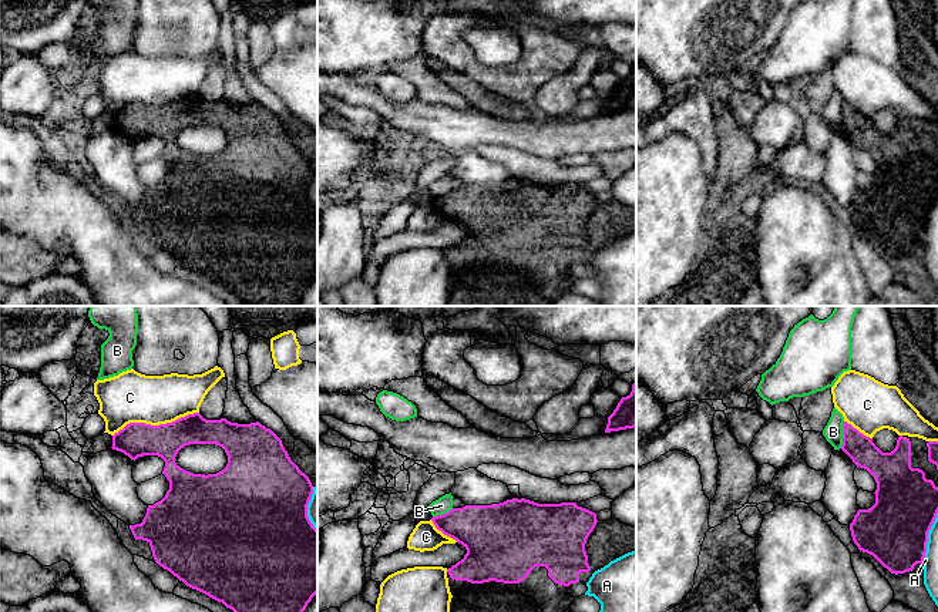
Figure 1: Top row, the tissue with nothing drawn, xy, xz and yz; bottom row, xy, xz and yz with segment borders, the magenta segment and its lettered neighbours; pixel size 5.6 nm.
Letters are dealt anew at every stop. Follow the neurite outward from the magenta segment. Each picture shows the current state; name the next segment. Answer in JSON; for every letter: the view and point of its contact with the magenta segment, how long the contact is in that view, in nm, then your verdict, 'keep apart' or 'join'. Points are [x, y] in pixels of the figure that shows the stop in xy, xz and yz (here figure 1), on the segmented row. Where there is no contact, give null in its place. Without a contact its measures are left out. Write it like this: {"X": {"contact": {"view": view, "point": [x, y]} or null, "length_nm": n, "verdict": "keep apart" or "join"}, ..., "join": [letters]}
{"A": {"contact": {"view": "yz", "point": [927, 538]}, "length_nm": 300, "verdict": "keep apart"}, "B": {"contact": {"view": "yz", "point": [843, 434]}, "length_nm": 150, "verdict": "keep apart"}, "C": {"contact": {"view": "xy", "point": [155, 426]}, "length_nm": 500, "verdict": "keep apart"}, "join": []}

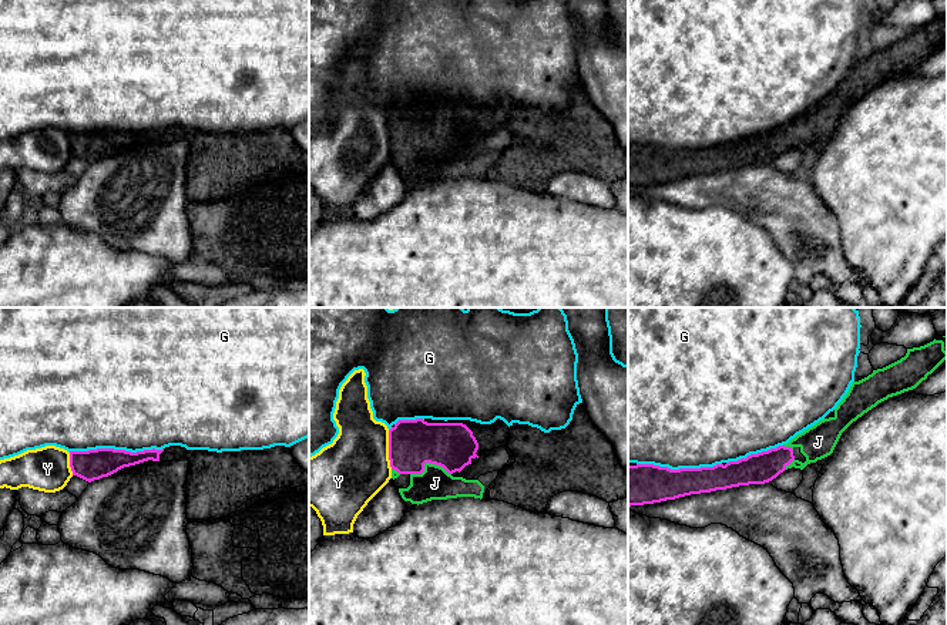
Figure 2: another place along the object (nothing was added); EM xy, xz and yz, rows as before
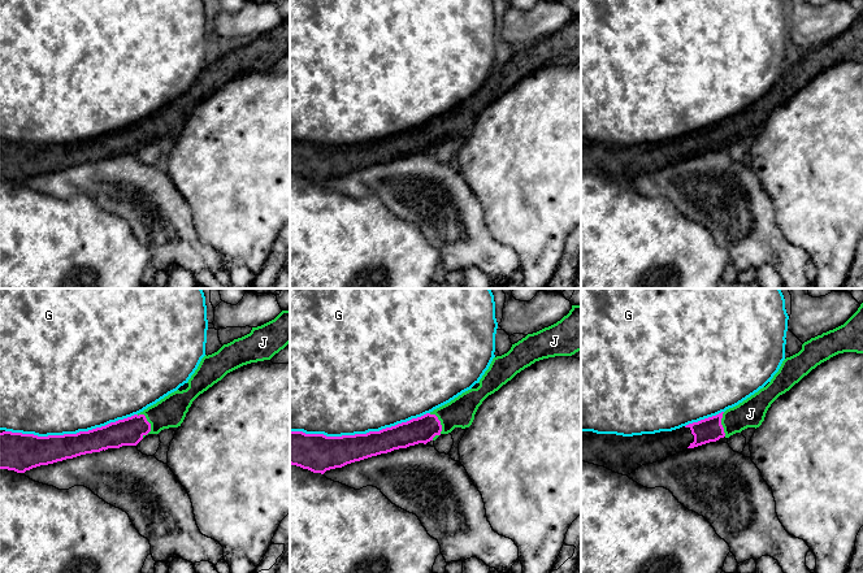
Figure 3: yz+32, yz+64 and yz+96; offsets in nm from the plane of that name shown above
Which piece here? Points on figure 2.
{"G": {"contact": {"view": "xy", "point": [116, 450]}, "length_nm": 550, "verdict": "keep apart"}, "J": {"contact": {"view": "xz", "point": [429, 461]}, "length_nm": 240, "verdict": "join"}, "Y": {"contact": {"view": "xz", "point": [389, 450]}, "length_nm": 220, "verdict": "keep apart"}, "join": ["J"]}

